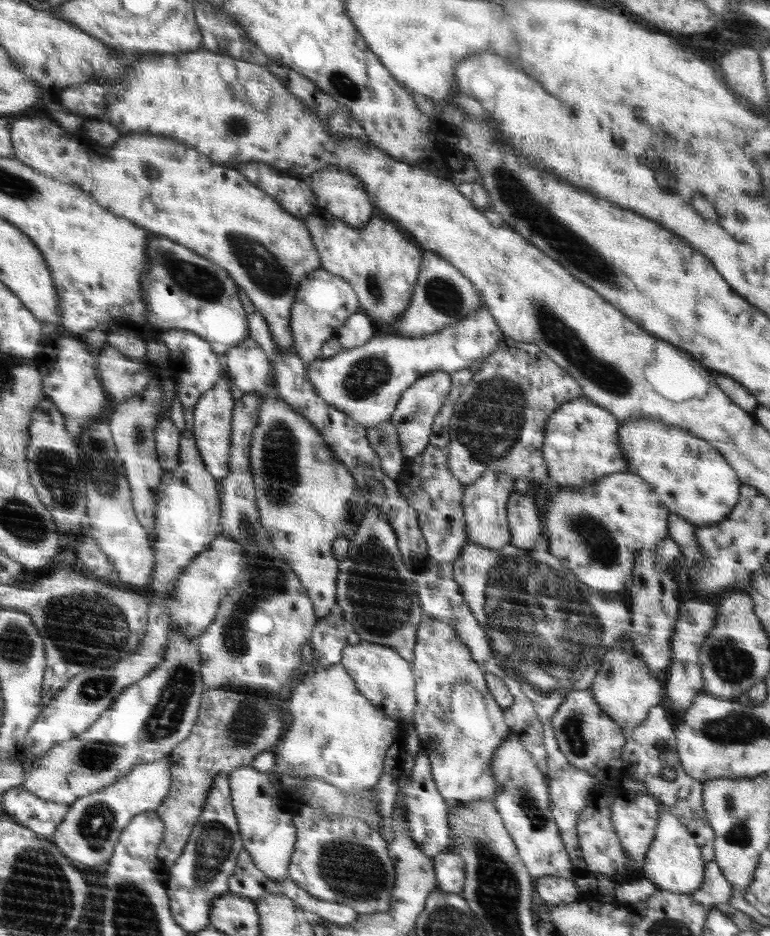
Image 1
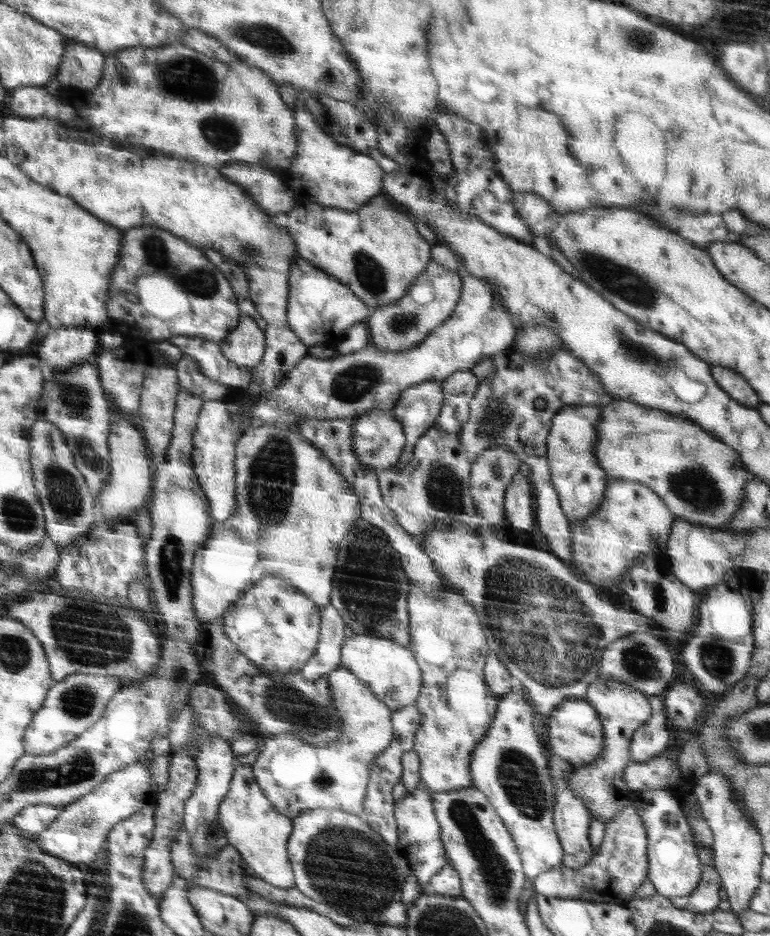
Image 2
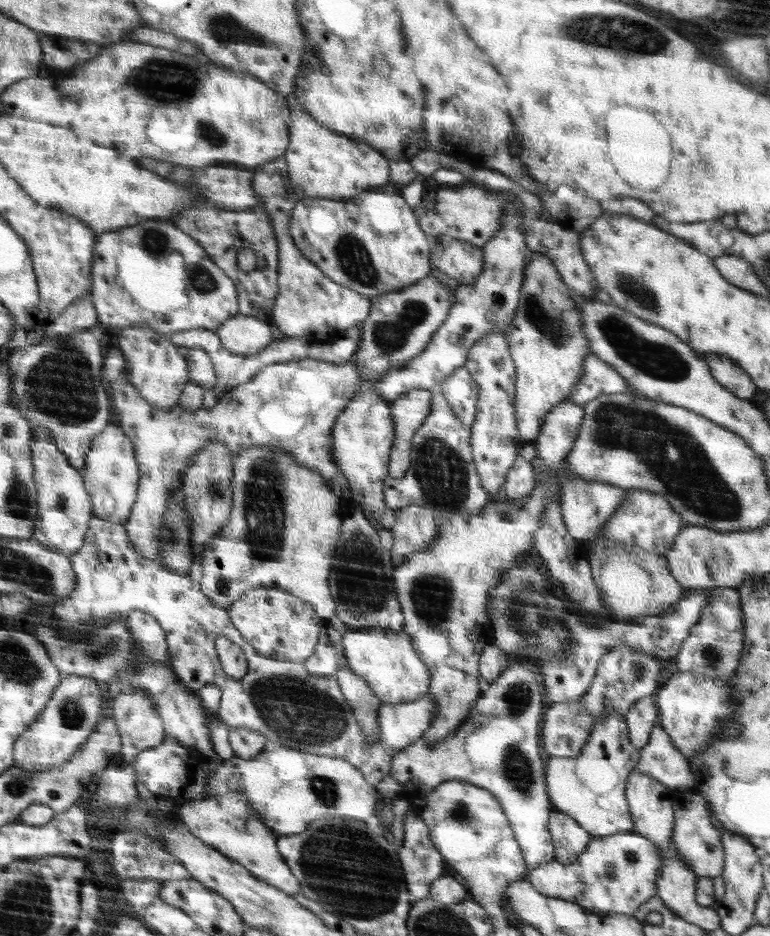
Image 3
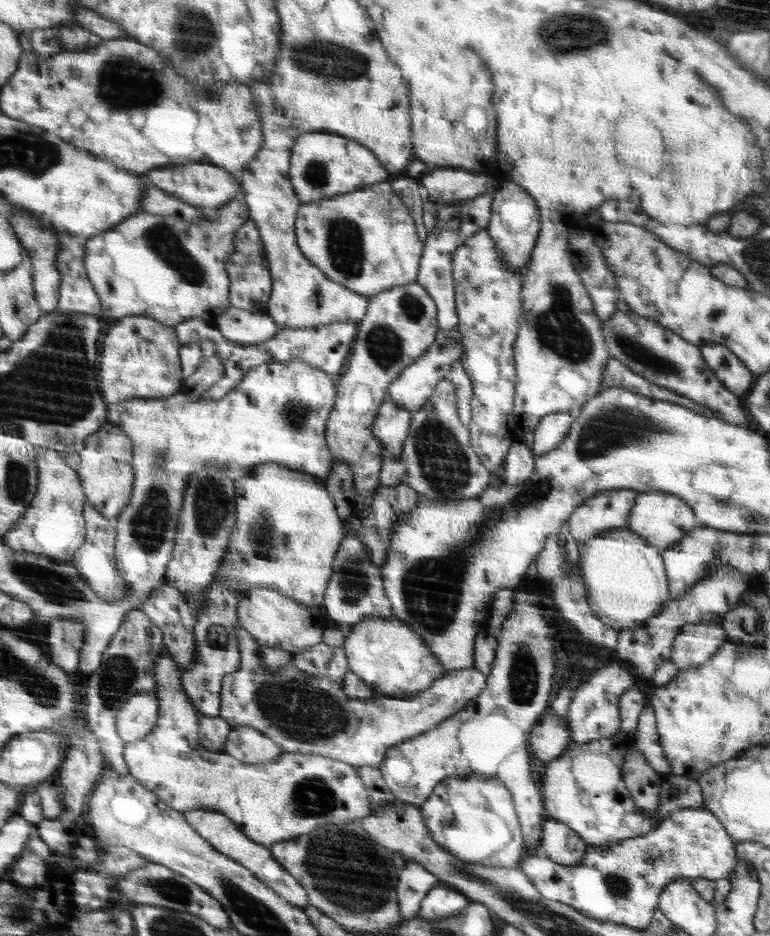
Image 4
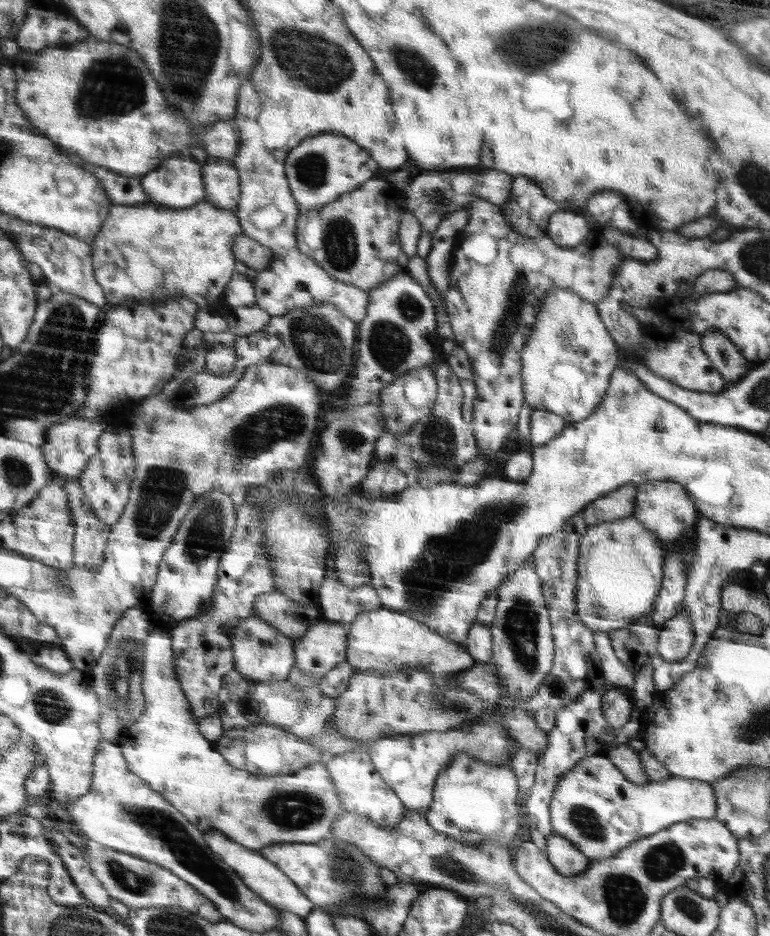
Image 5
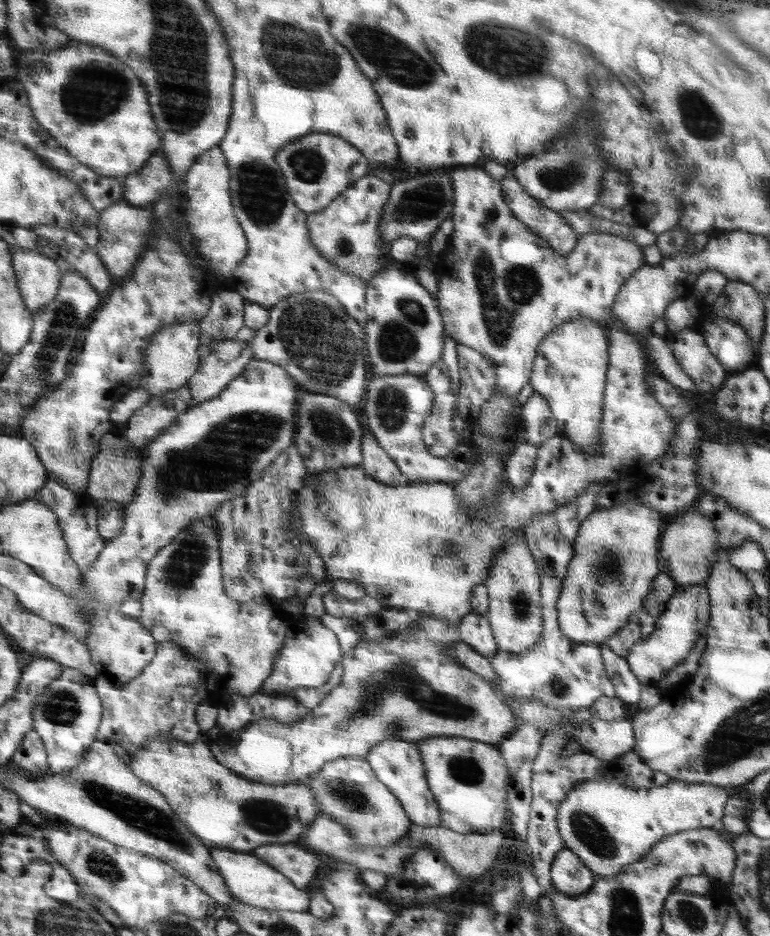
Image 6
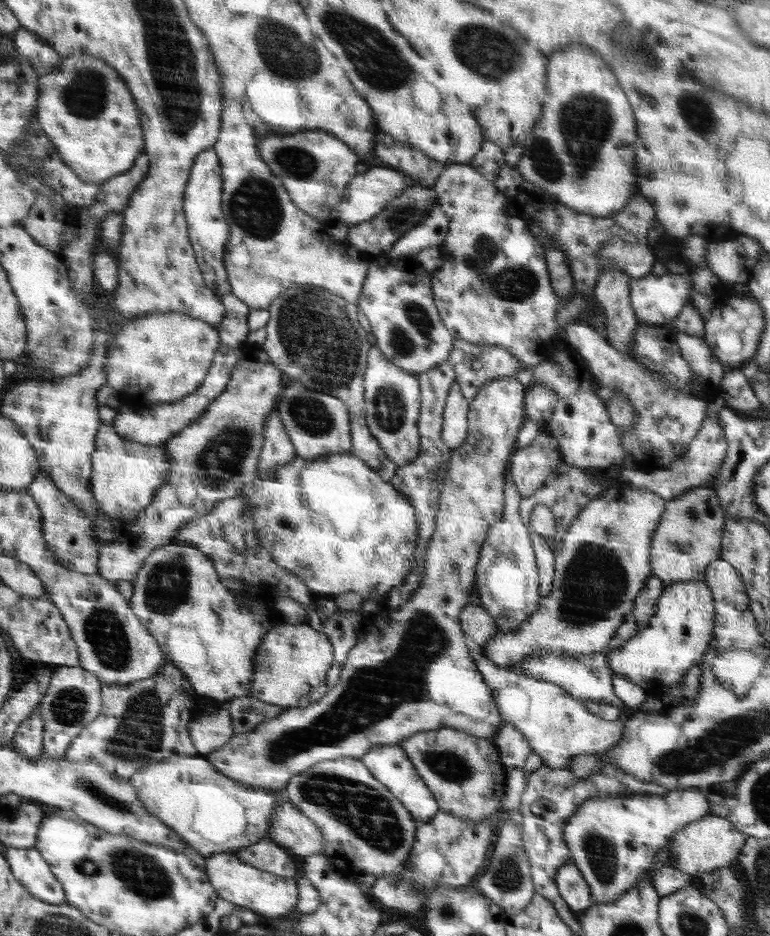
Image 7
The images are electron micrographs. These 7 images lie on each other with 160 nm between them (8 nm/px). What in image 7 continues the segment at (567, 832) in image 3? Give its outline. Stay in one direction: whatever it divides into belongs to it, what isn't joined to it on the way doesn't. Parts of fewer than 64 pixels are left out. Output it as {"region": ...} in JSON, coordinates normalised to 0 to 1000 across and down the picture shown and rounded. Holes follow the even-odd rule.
{"region":[[[740,921],[727,926],[722,937],[726,954],[736,963],[745,976],[755,976],[770,966],[769,951],[757,937],[757,932]]]}

